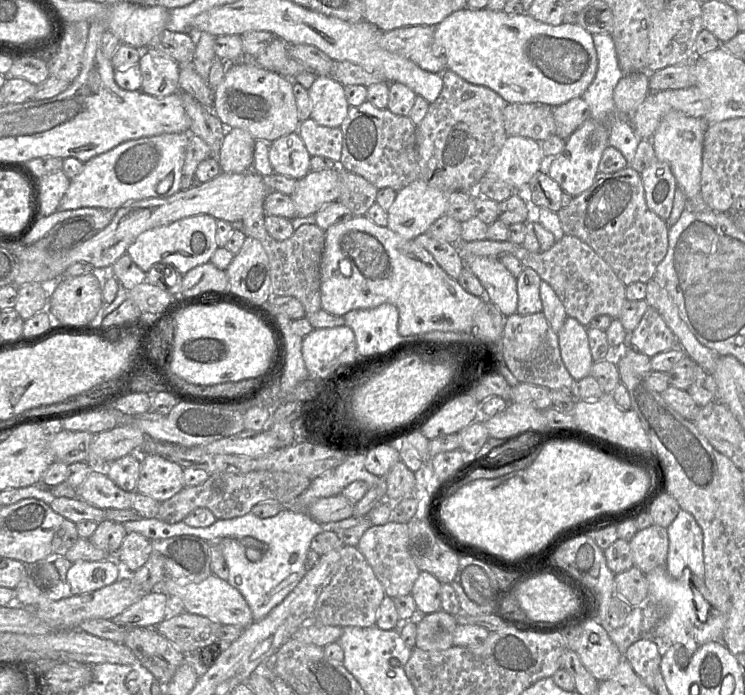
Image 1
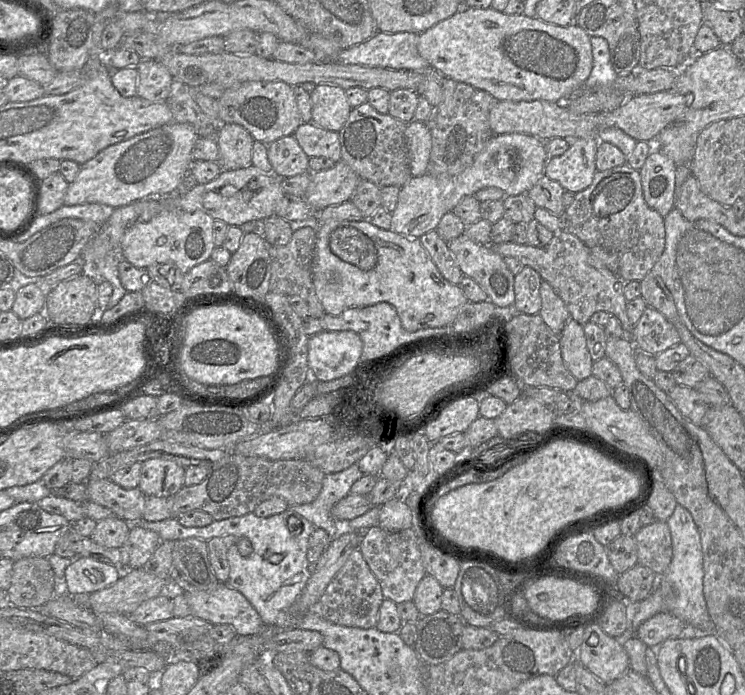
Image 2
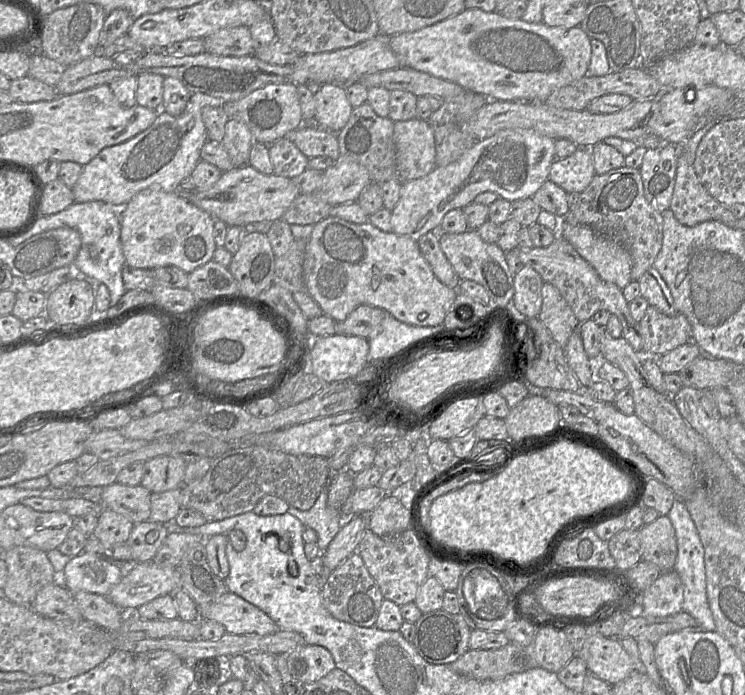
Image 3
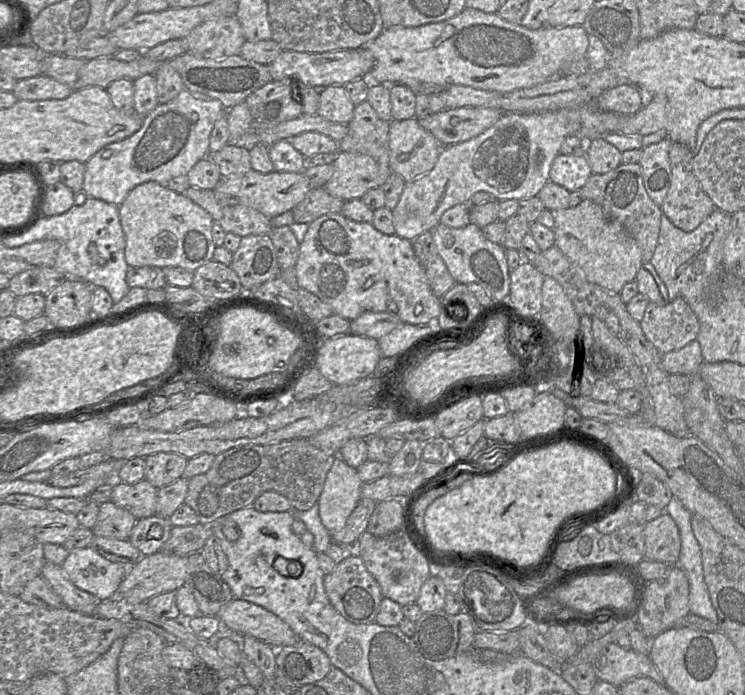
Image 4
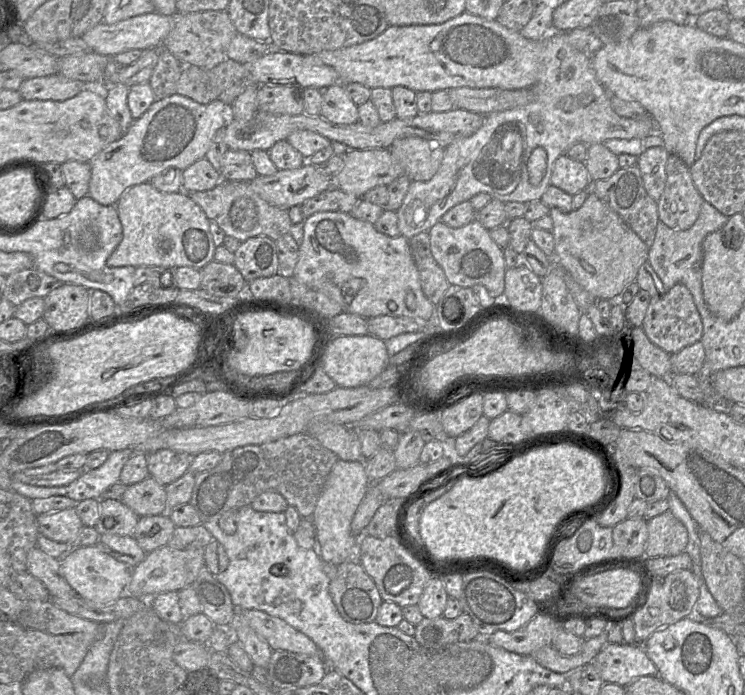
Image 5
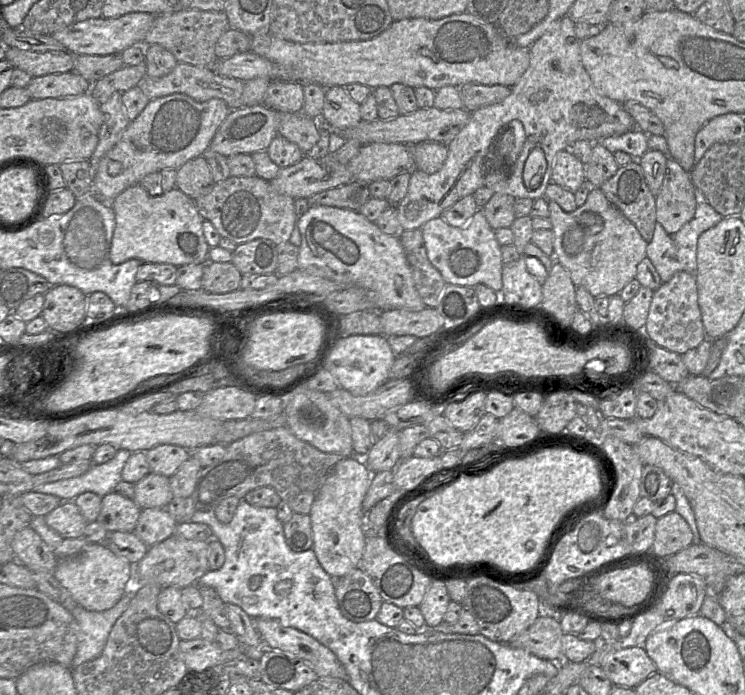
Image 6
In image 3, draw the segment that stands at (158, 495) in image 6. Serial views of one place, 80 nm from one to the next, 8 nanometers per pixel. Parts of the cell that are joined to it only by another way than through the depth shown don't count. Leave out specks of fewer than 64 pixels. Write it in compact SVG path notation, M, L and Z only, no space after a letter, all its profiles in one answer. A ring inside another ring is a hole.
M118 482L103 487L102 504L104 508L111 509L126 518L133 524L149 520L151 492L142 485L126 486Z

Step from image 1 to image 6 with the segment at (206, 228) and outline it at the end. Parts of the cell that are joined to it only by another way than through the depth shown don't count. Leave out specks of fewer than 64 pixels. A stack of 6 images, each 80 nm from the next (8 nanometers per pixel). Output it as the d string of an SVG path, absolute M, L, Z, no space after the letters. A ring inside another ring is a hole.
M139 184L130 186L116 196L111 202L116 226L109 250L113 264L121 264L130 259L141 260L142 263L172 264L176 267L187 264L206 264L209 262L208 253L211 248L203 233L203 217L200 215L195 200L184 194L178 188L160 195L152 196Z

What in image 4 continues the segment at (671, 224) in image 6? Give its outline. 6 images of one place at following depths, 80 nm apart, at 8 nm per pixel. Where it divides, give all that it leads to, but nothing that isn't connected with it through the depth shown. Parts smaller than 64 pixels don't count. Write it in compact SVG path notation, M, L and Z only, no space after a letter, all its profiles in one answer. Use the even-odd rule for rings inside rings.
M672 143L669 151L671 184L661 205L661 210L669 220L685 232L694 231L715 209L711 198L704 192L692 167L693 152L681 143Z

